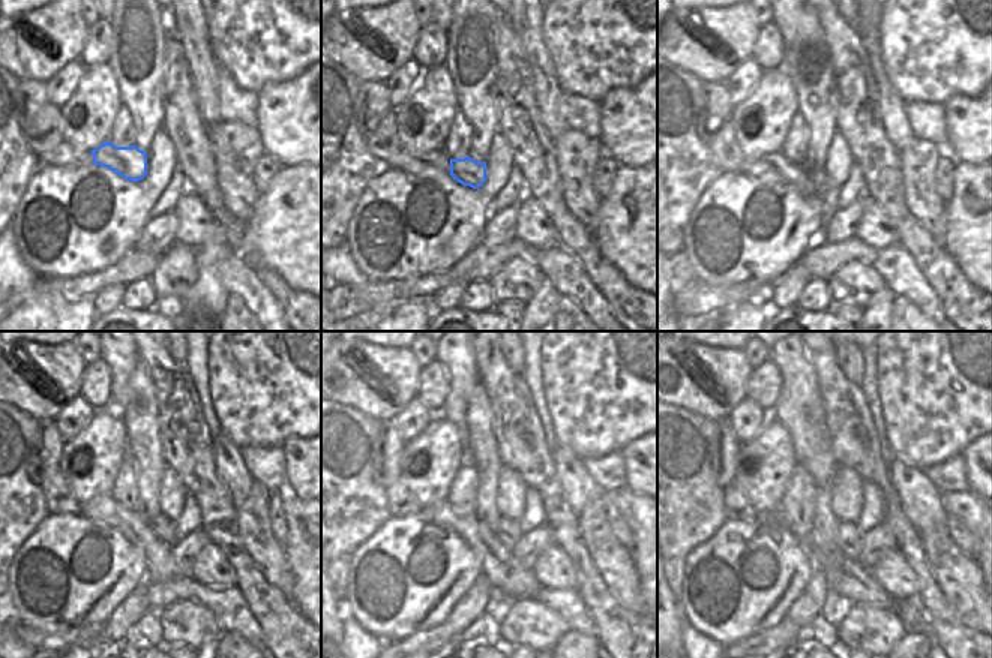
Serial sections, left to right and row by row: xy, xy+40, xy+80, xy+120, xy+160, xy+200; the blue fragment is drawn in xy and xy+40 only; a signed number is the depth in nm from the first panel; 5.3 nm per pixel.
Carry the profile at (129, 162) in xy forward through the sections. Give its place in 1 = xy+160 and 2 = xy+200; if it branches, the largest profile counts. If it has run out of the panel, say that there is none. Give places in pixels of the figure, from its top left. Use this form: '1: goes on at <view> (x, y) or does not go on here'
1: goes on at xy+160 (508, 531)
2: goes on at xy+200 (848, 534)

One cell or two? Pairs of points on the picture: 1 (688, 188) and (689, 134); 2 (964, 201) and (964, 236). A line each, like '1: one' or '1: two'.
1: one
2: one

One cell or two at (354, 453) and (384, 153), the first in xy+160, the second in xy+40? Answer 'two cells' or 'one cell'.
two cells

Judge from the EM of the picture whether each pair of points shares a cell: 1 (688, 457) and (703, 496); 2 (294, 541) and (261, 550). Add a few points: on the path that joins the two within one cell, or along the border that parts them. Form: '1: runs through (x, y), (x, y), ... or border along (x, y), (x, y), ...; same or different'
1: runs through (688, 466), (688, 481), (694, 487); same
2: border along (281, 543), (294, 579); different

